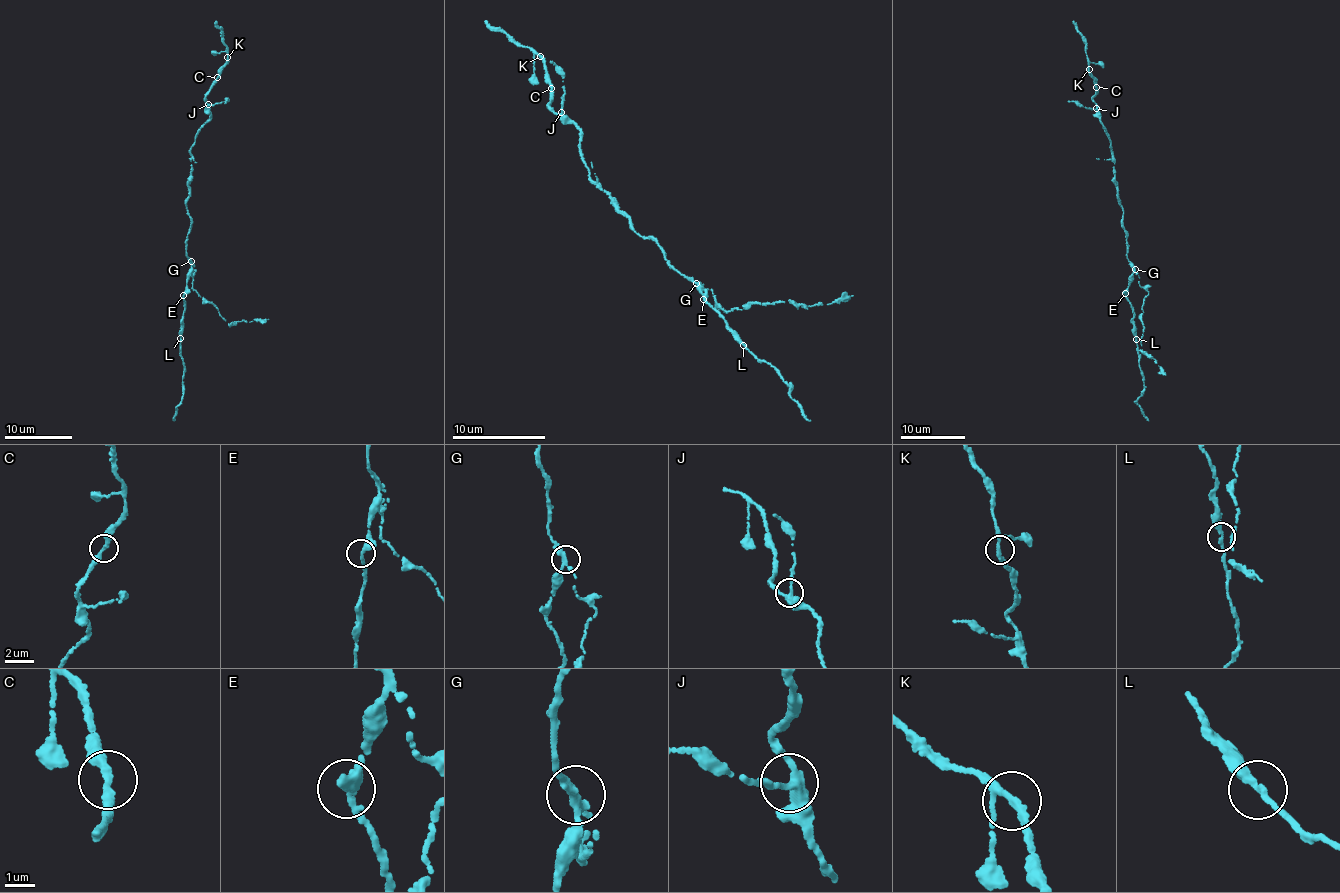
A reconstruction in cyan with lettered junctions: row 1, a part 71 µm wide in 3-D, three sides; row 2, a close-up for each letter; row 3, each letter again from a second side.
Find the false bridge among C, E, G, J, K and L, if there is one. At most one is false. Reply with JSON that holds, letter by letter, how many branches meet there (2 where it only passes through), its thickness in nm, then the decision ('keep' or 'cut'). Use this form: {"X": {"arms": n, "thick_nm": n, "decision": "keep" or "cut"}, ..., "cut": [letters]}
{"C": {"arms": 2, "thick_nm": 280, "decision": "keep"}, "E": {"arms": 3, "thick_nm": 260, "decision": "keep"}, "G": {"arms": 3, "thick_nm": 240, "decision": "cut"}, "J": {"arms": 3, "thick_nm": 320, "decision": "keep"}, "K": {"arms": 3, "thick_nm": 220, "decision": "keep"}, "L": {"arms": 2, "thick_nm": 280, "decision": "keep"}, "cut": ["G"]}

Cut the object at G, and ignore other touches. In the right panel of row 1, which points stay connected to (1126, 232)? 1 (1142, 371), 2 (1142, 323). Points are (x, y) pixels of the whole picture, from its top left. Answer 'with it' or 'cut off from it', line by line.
1: with it
2: cut off from it

